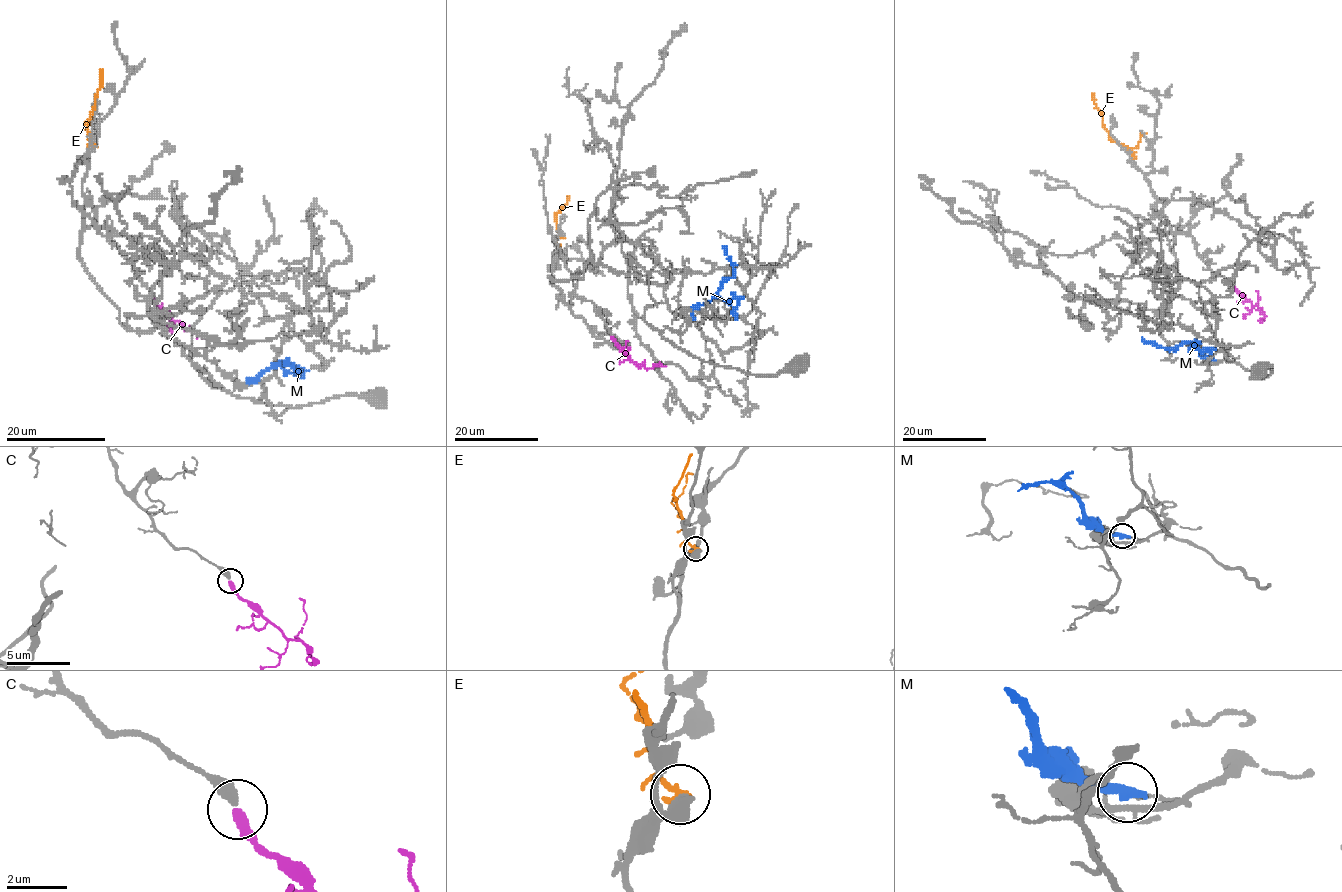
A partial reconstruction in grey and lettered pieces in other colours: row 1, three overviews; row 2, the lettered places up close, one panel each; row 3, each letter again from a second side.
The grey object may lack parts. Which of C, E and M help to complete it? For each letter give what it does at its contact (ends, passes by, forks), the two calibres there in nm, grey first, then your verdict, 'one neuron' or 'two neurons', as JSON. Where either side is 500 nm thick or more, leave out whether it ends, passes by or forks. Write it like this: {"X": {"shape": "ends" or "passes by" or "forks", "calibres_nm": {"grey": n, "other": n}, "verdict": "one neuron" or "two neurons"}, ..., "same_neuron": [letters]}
{"C": {"shape": "ends", "calibres_nm": {"grey": 400, "other": 360}, "verdict": "one neuron"}, "E": {"calibres_nm": {"grey": 500, "other": 170}, "verdict": "two neurons"}, "M": {"shape": "ends", "calibres_nm": {"grey": 110, "other": 400}, "verdict": "two neurons"}, "same_neuron": ["C"]}

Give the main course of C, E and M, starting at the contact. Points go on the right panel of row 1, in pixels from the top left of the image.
C: (1234, 286), (1260, 310), (1261, 322)
E: (1132, 158), (1133, 153), (1126, 146), (1111, 140), (1092, 92)
M: (1213, 360), (1207, 359), (1190, 343), (1172, 349), (1160, 348), (1141, 336)

